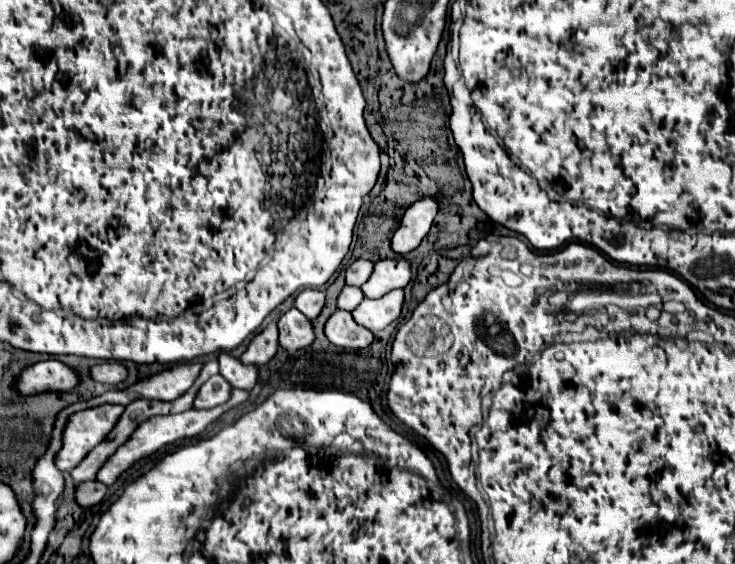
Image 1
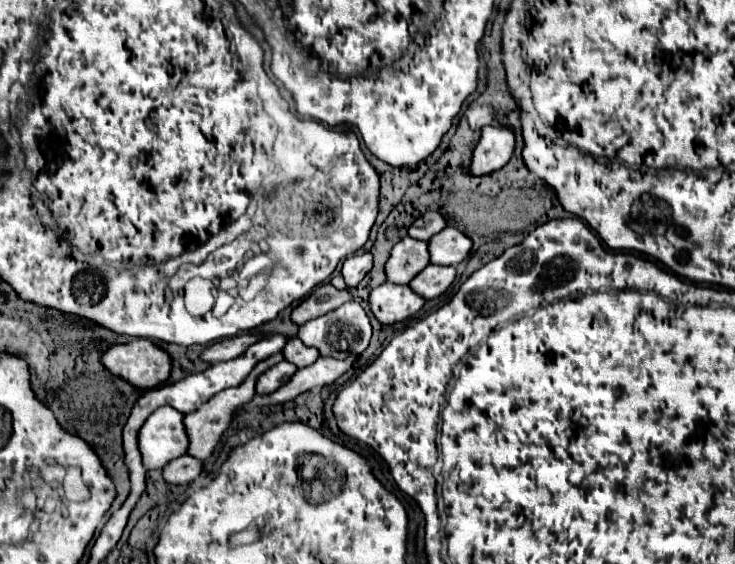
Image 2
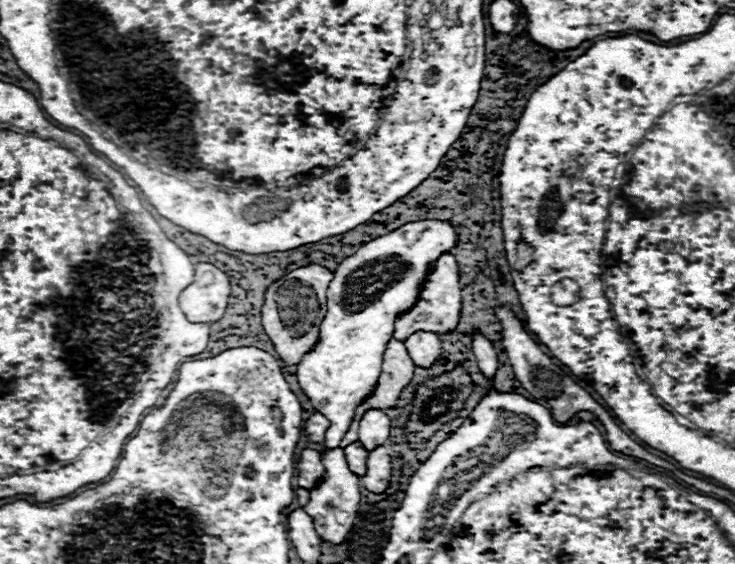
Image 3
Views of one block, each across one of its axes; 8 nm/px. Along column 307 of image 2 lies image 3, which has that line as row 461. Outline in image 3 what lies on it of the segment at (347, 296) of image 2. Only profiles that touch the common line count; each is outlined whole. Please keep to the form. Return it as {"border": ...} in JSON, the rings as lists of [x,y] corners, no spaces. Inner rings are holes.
{"border":[[[310,448],[302,450],[296,468],[298,468],[298,486],[306,488],[308,492],[312,492],[312,488],[316,488],[320,478],[324,476],[324,464],[320,452]]]}

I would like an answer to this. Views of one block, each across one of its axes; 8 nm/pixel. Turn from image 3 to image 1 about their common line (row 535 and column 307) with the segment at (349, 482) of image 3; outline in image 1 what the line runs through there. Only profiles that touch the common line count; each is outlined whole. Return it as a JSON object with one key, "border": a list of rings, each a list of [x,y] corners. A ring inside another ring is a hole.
{"border":[[[290,308],[280,320],[278,320],[278,330],[280,330],[280,346],[288,352],[296,352],[302,348],[312,346],[314,342],[314,326],[312,322],[298,312],[298,308]]]}

